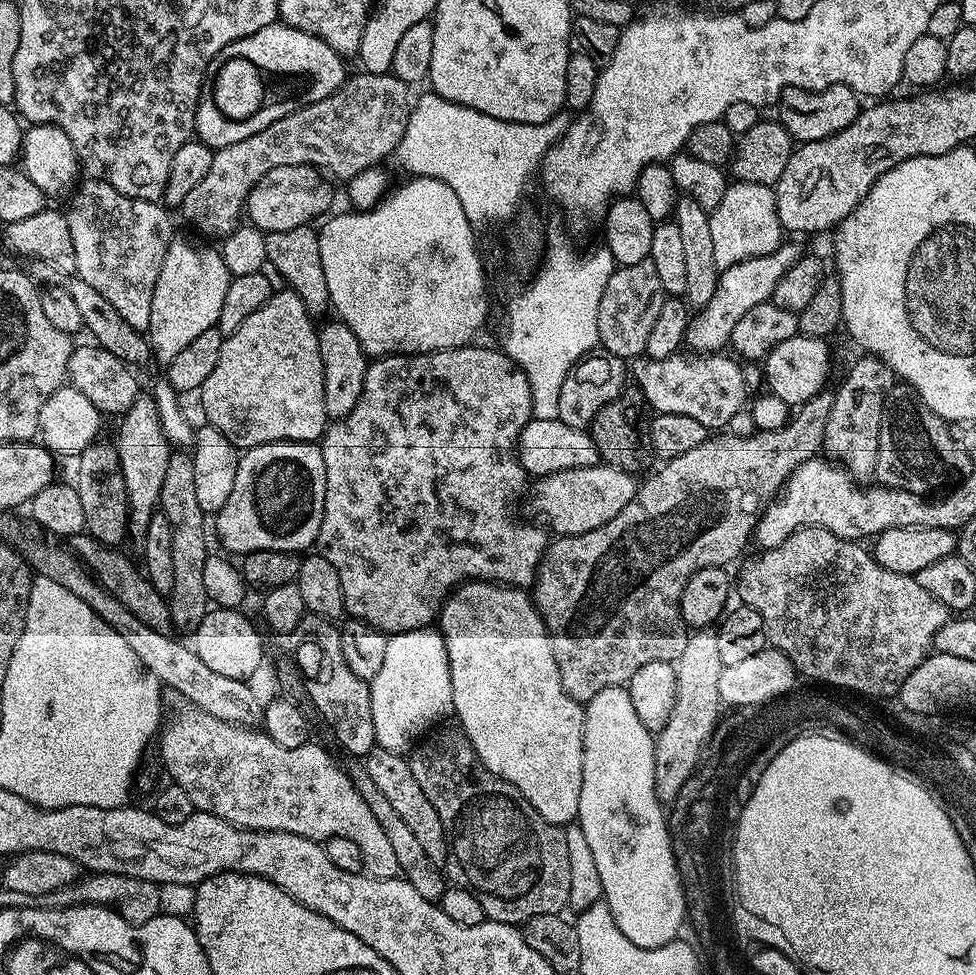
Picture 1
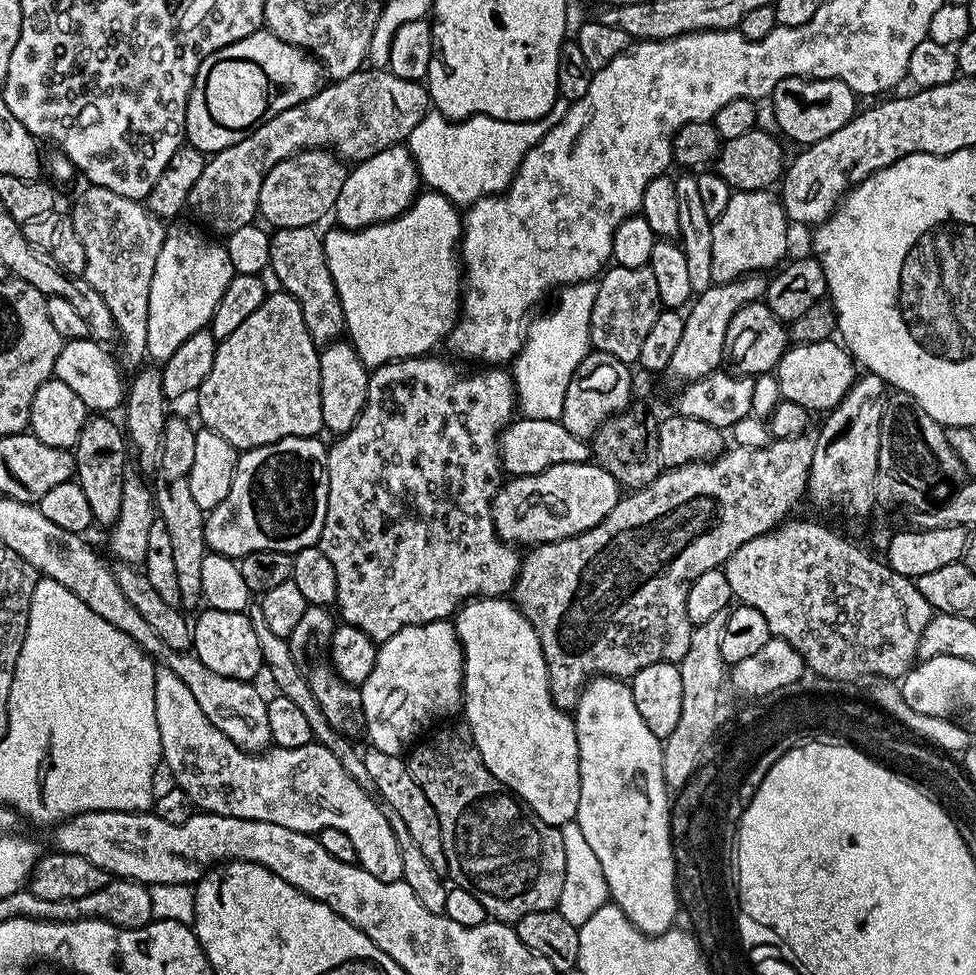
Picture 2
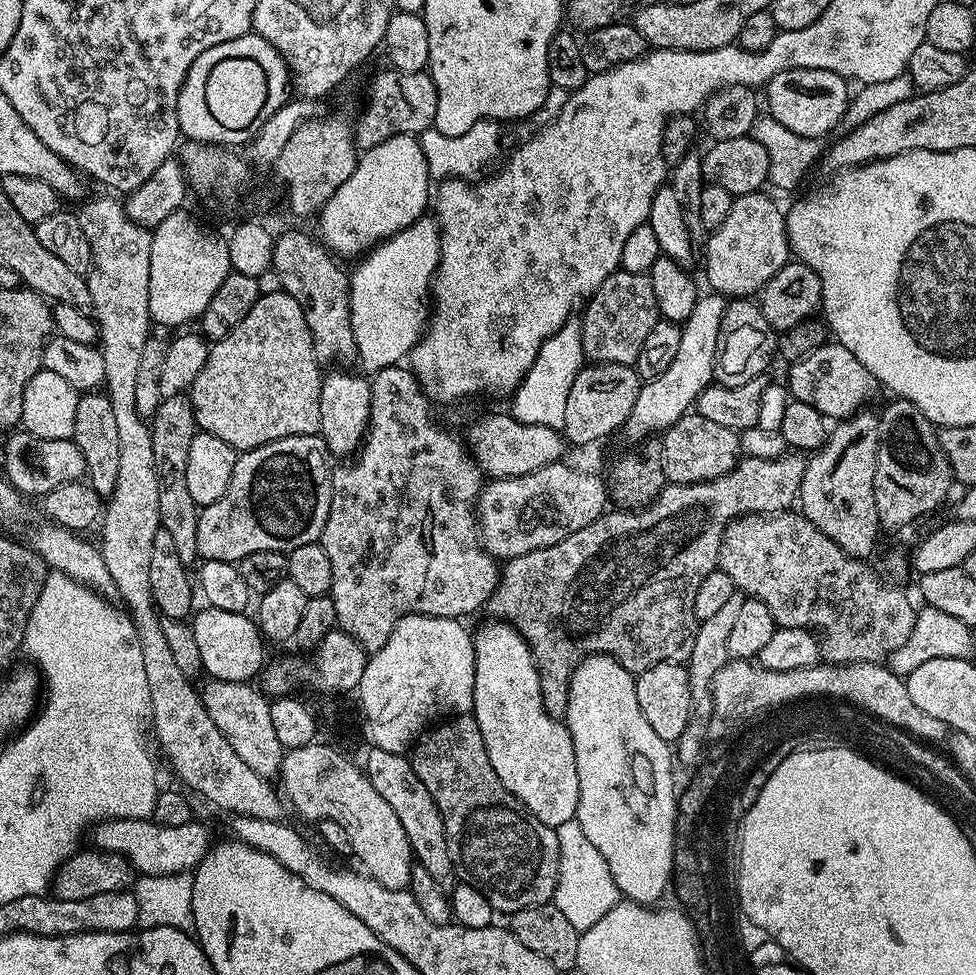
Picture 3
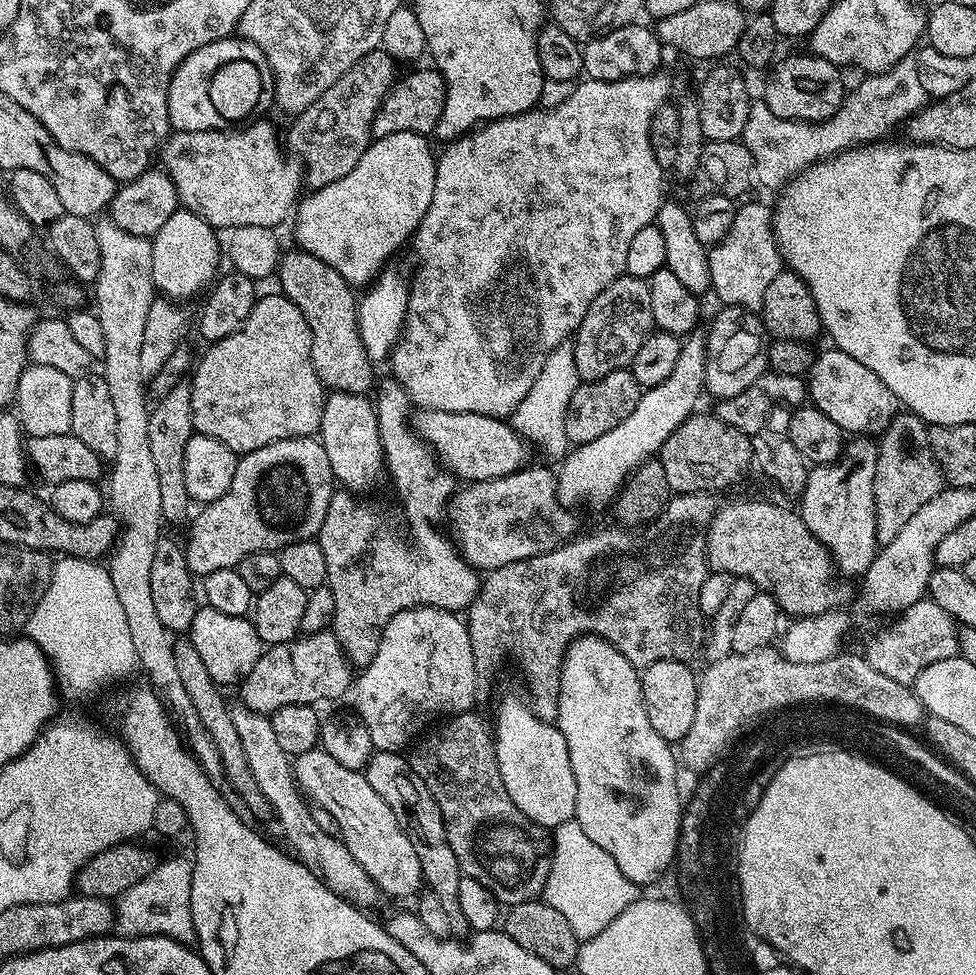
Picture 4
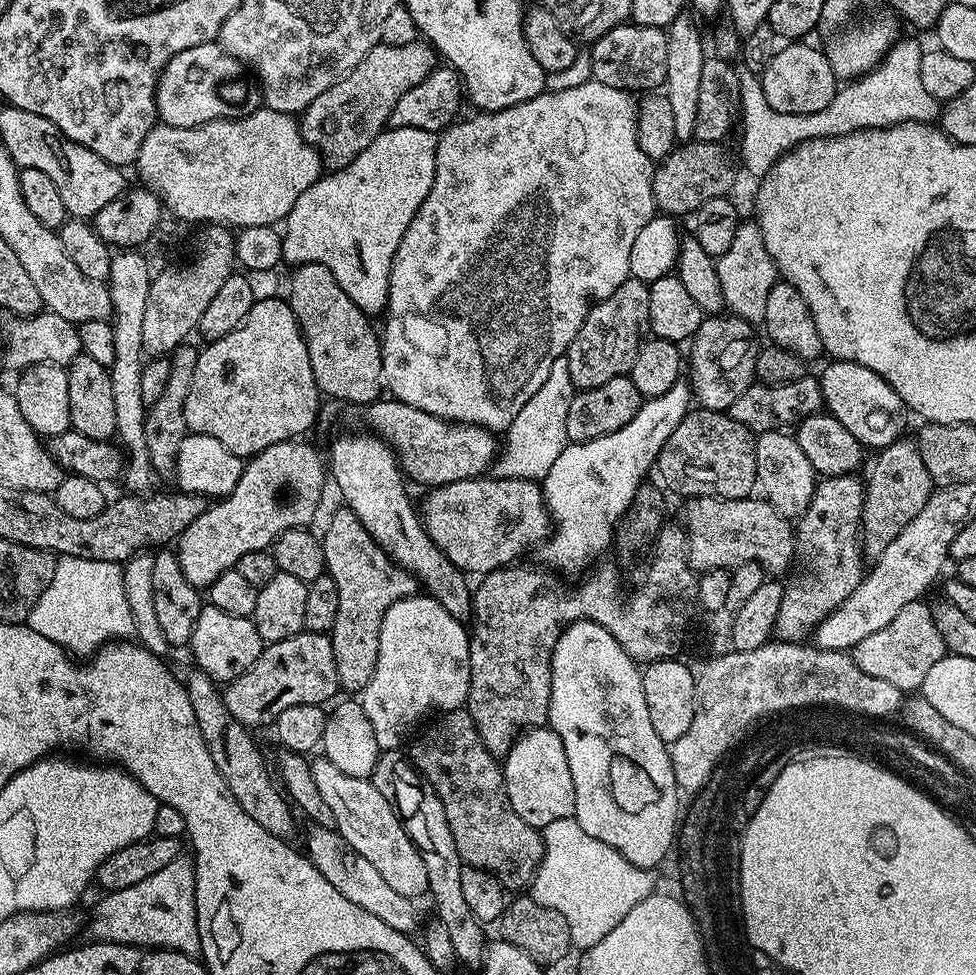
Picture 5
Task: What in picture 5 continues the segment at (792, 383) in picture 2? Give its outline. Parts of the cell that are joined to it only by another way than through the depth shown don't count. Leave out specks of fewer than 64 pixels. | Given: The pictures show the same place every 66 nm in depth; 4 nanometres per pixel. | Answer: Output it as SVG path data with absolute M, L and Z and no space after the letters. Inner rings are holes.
M832 360L825 366L824 373L819 373L818 379L827 415L838 418L865 449L885 448L905 435L904 423L910 417L910 410L874 370L858 366L858 362Z

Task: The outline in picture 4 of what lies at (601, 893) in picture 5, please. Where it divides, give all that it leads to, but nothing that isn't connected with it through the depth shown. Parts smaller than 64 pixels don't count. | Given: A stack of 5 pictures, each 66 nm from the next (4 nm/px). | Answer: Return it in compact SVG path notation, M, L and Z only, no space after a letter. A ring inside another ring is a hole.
M575 818L559 824L552 836L552 869L542 893L544 903L554 906L570 922L577 940L583 942L602 934L626 906L638 899L638 886L618 870L618 862L593 842Z

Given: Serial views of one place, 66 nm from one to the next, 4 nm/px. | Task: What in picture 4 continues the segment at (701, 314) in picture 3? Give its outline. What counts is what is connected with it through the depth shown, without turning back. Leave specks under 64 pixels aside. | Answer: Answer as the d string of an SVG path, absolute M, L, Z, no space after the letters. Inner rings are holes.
M697 330L683 337L678 354L678 362L670 378L664 384L641 391L638 406L626 422L618 422L614 430L594 438L594 442L577 444L563 457L560 472L556 476L556 492L562 503L569 506L589 504L592 508L604 508L616 499L628 475L639 464L653 459L660 448L686 422L686 418L697 411L696 399L704 392L704 374L706 372L706 339L703 331Z

